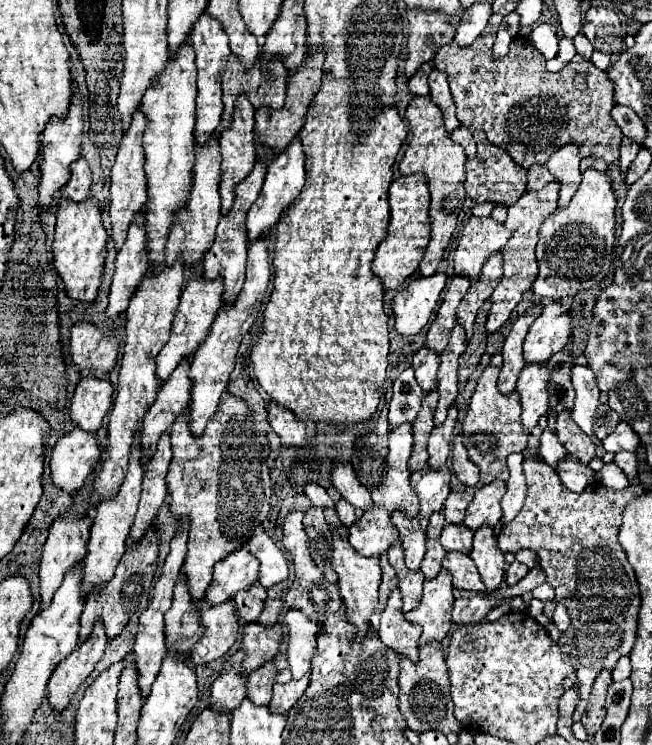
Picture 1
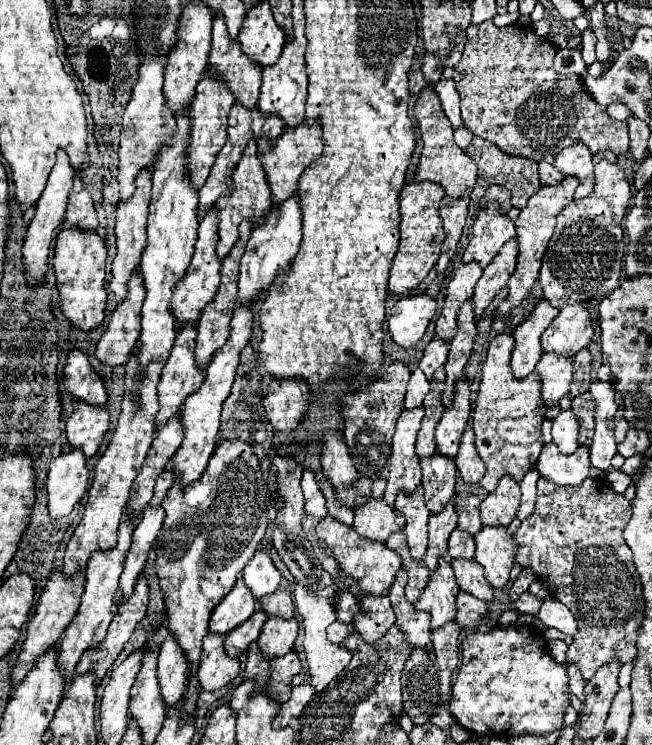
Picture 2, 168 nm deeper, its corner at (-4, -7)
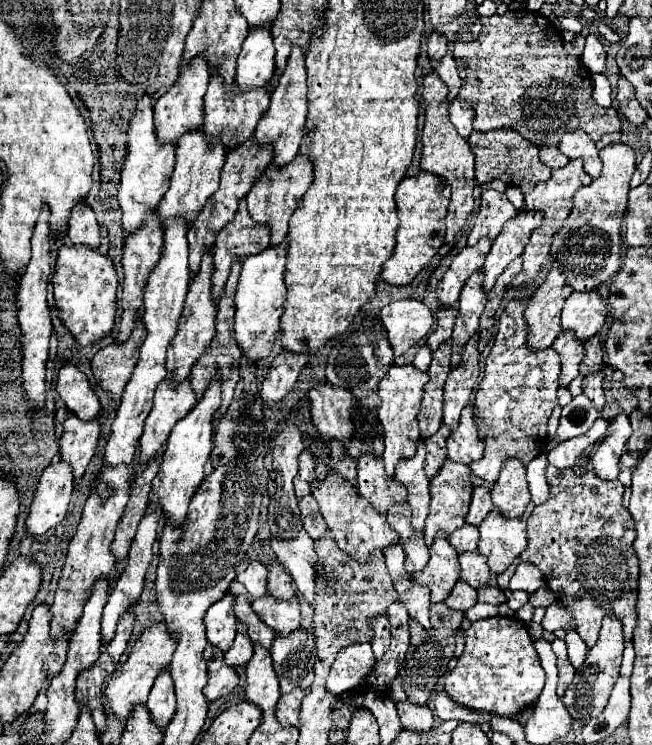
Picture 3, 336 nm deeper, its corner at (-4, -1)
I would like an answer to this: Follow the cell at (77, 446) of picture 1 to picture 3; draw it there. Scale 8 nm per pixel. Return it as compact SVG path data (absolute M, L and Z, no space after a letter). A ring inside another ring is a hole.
M69 462L49 464L35 490L35 498L29 508L27 530L29 534L45 534L49 528L57 526L67 512L73 494L73 470Z

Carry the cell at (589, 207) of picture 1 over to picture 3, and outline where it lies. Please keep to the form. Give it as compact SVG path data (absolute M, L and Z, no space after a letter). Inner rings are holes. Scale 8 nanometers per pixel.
M619 142L605 146L599 152L603 160L603 172L589 186L583 186L573 196L573 210L567 216L563 228L553 236L551 260L561 266L567 284L575 292L587 292L599 288L611 280L621 268L621 218L627 208L629 182L635 172L635 152L631 146Z

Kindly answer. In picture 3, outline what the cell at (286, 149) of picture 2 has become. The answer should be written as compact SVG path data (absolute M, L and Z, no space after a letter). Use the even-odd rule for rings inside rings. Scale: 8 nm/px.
M297 154L285 166L277 166L275 162L269 164L253 182L253 188L247 194L247 210L255 222L265 222L271 228L271 244L281 242L281 238L287 236L289 218L295 210L295 202L307 192L311 182L313 182L313 162L303 154Z

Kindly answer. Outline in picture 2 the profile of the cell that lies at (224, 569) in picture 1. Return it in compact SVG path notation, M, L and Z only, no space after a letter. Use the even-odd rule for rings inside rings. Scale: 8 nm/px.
M239 578L233 590L219 602L209 620L209 630L215 634L227 634L243 624L255 612L255 598Z

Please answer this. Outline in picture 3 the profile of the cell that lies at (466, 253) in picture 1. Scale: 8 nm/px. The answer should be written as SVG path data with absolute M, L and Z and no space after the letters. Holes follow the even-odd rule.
M485 190L481 196L481 208L475 220L475 226L469 234L467 244L475 246L481 238L489 238L491 242L501 232L503 224L513 220L519 214L519 210L497 190Z

